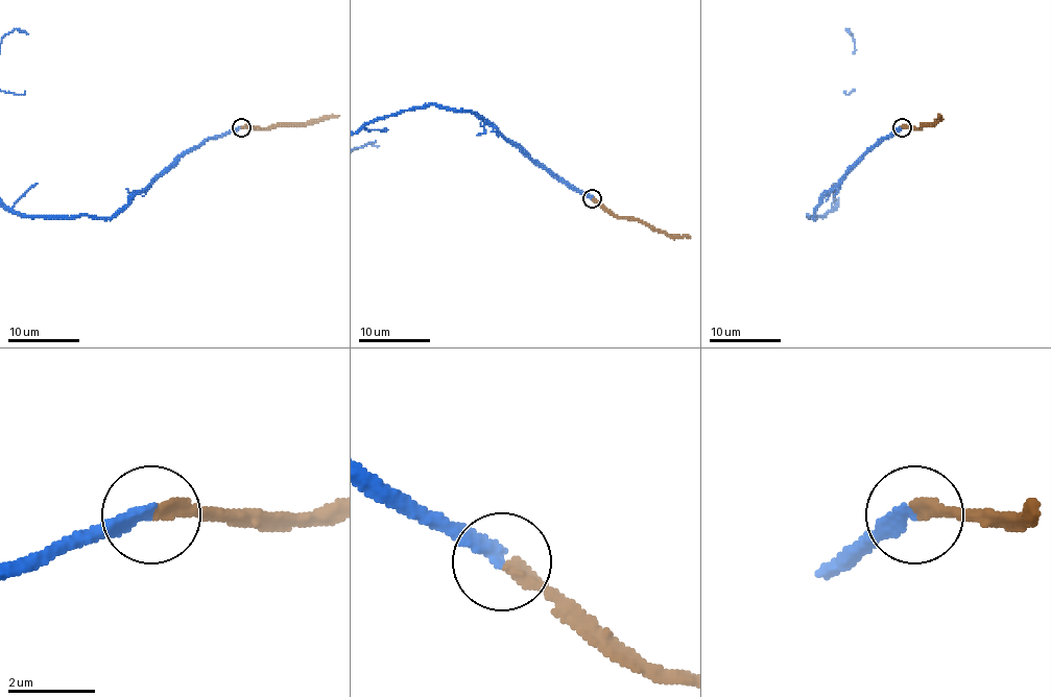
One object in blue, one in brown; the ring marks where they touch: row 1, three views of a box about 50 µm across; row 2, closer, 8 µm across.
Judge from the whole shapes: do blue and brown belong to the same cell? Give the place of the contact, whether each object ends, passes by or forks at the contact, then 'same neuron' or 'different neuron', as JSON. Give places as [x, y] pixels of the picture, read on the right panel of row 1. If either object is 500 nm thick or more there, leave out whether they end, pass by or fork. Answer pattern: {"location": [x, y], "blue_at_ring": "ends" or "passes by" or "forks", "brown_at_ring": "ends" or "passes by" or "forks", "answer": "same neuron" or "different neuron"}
{"location": [902, 127], "blue_at_ring": "ends", "brown_at_ring": "ends", "answer": "same neuron"}

